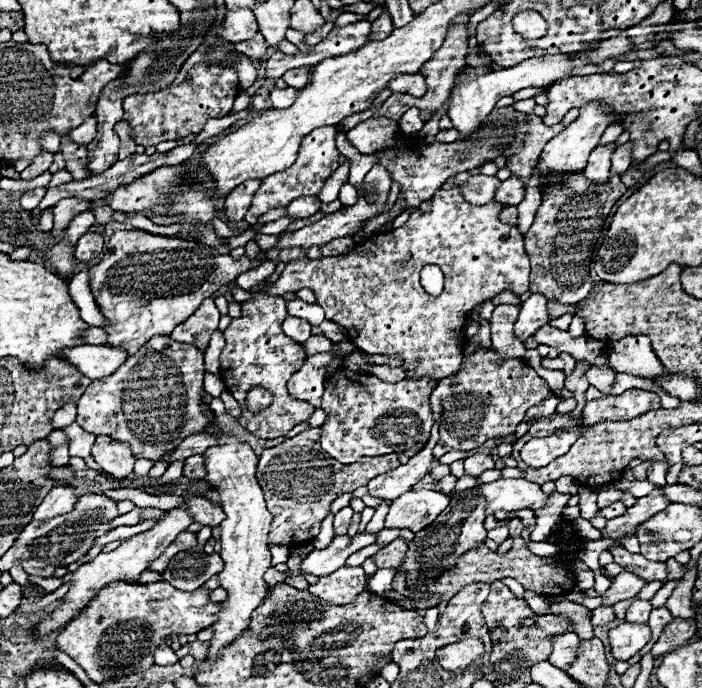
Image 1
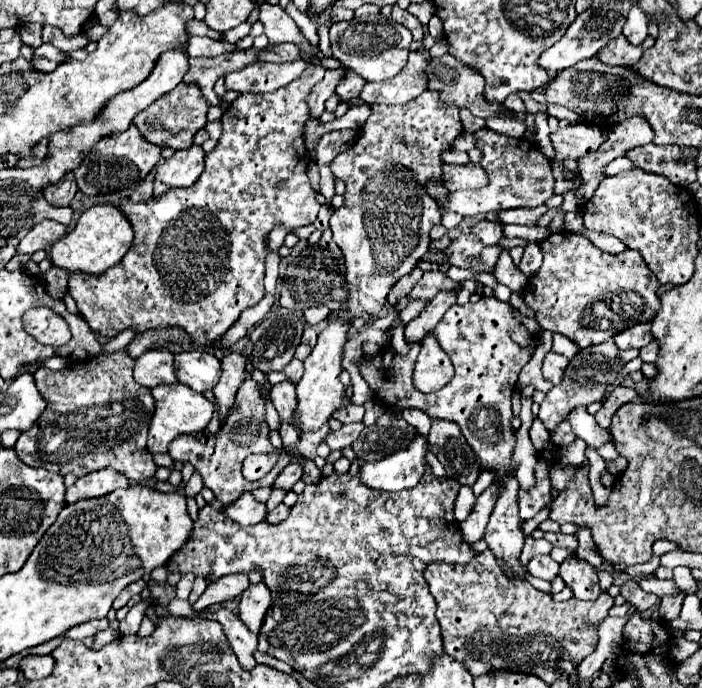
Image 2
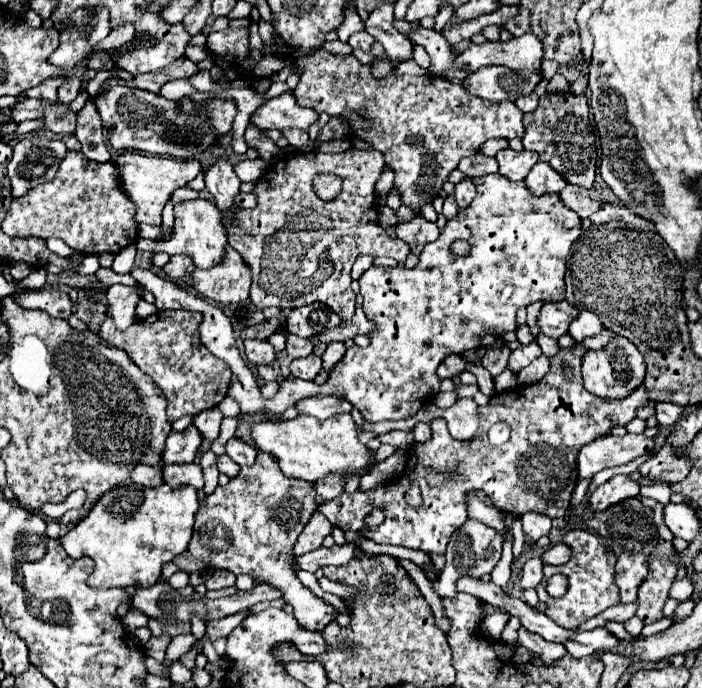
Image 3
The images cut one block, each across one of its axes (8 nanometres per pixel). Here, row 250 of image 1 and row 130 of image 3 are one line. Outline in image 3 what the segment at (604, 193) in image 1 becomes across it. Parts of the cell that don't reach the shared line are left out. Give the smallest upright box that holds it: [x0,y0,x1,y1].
[524,94,596,188]

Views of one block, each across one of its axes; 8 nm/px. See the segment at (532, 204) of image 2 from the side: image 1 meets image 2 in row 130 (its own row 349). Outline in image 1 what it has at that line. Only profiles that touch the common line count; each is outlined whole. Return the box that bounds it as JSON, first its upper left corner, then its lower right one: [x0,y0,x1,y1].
[434,348,550,458]

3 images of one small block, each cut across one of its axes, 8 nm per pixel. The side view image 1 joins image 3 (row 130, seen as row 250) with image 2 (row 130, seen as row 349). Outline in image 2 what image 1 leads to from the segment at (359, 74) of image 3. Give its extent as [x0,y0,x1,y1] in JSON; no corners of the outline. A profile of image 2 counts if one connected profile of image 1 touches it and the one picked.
[330,90,462,318]

